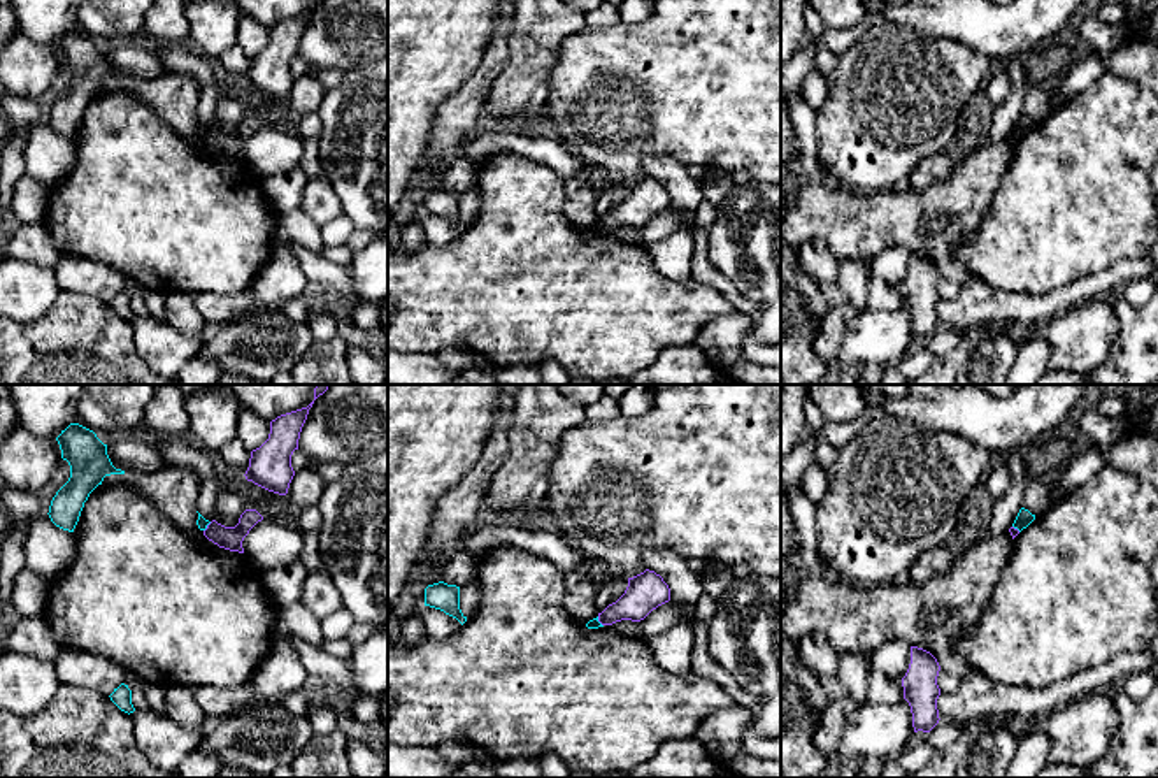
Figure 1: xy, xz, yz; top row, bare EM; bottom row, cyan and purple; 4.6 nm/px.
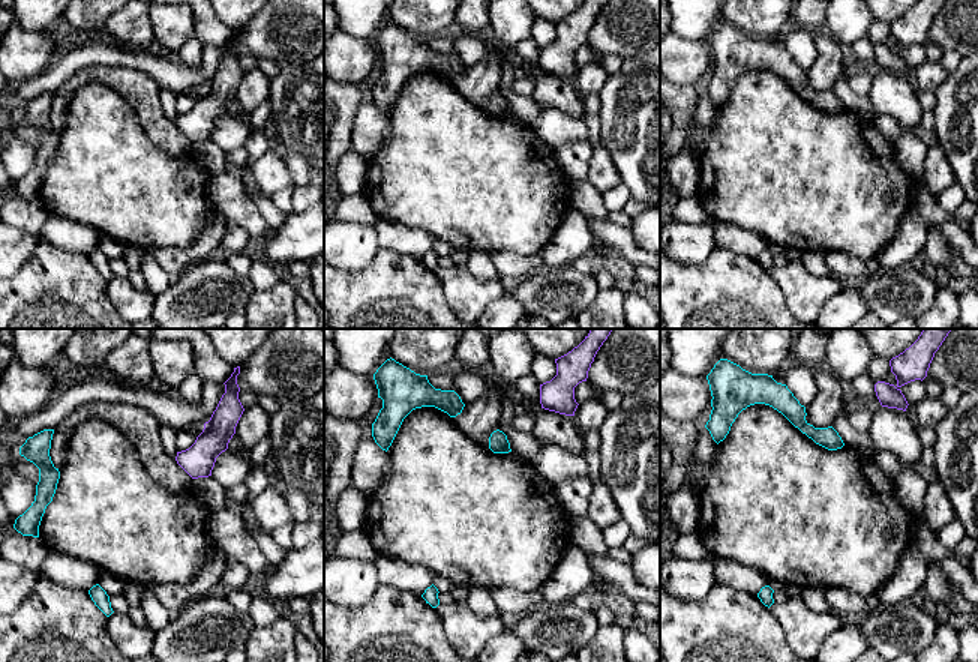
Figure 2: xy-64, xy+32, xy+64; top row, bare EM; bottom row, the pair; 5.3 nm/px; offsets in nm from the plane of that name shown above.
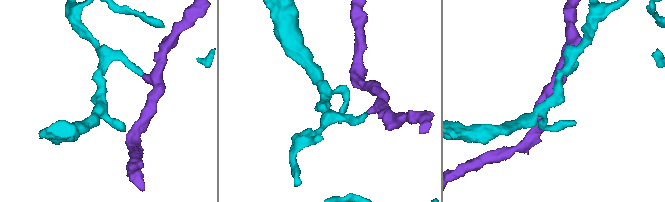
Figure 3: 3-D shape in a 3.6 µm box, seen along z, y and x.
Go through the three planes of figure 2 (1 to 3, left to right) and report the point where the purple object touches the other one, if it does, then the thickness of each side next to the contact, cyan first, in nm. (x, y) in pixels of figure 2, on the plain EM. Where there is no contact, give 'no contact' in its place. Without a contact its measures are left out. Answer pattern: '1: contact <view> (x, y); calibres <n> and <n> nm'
1: no contact
2: no contact
3: no contact

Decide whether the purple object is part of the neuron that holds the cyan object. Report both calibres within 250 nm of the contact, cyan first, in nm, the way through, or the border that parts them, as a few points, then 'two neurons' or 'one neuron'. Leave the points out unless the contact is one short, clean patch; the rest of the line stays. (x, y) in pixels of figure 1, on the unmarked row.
50/110 nm | along xy (211, 129), (204, 137) | two neurons

